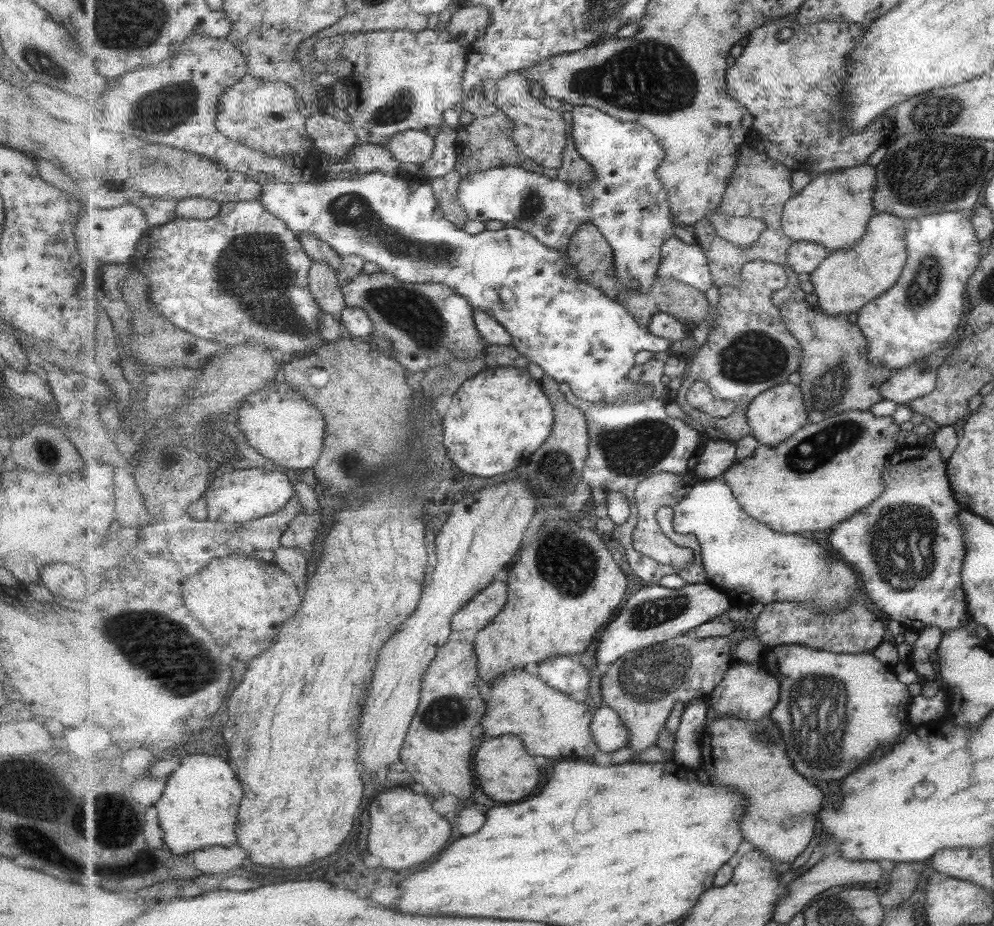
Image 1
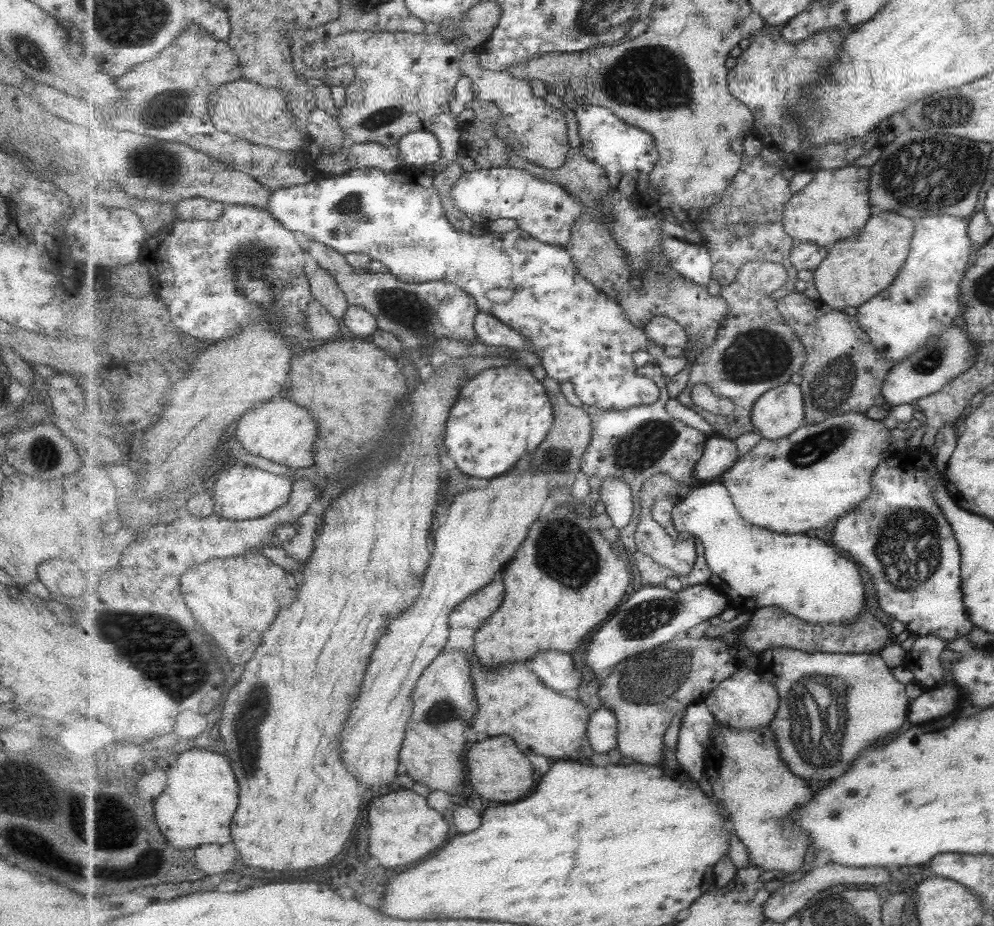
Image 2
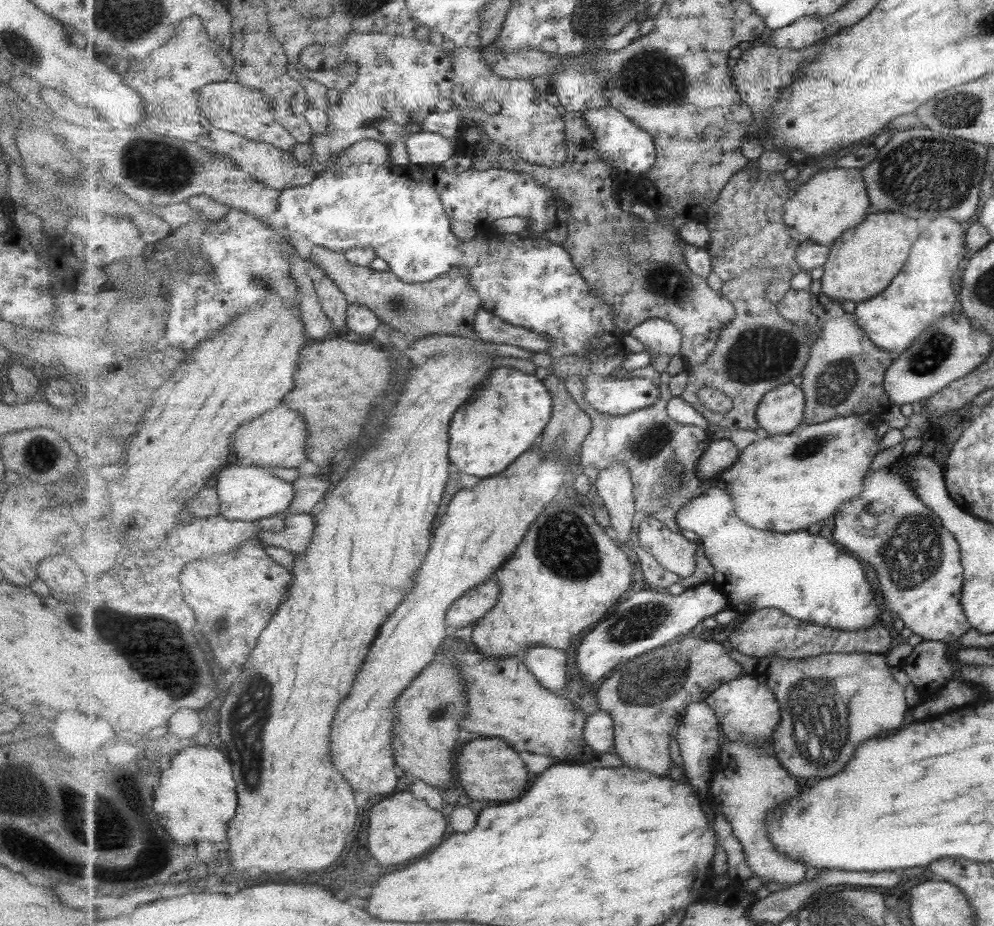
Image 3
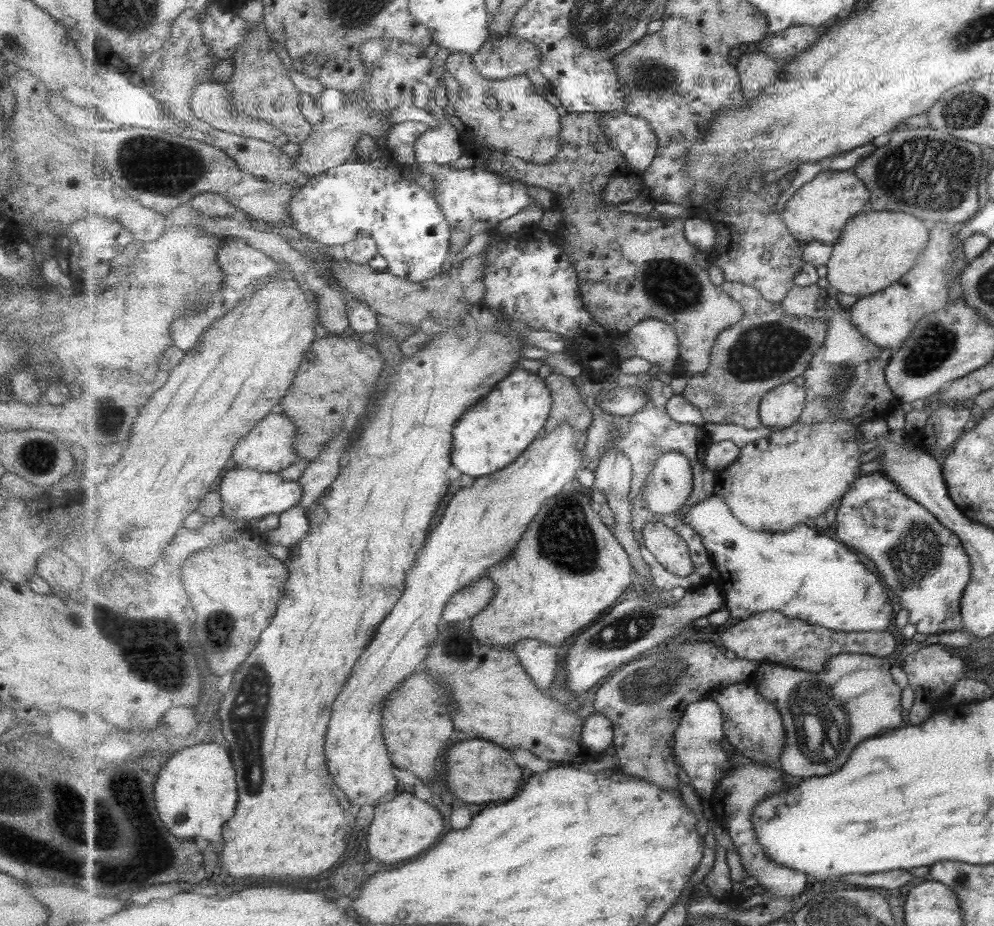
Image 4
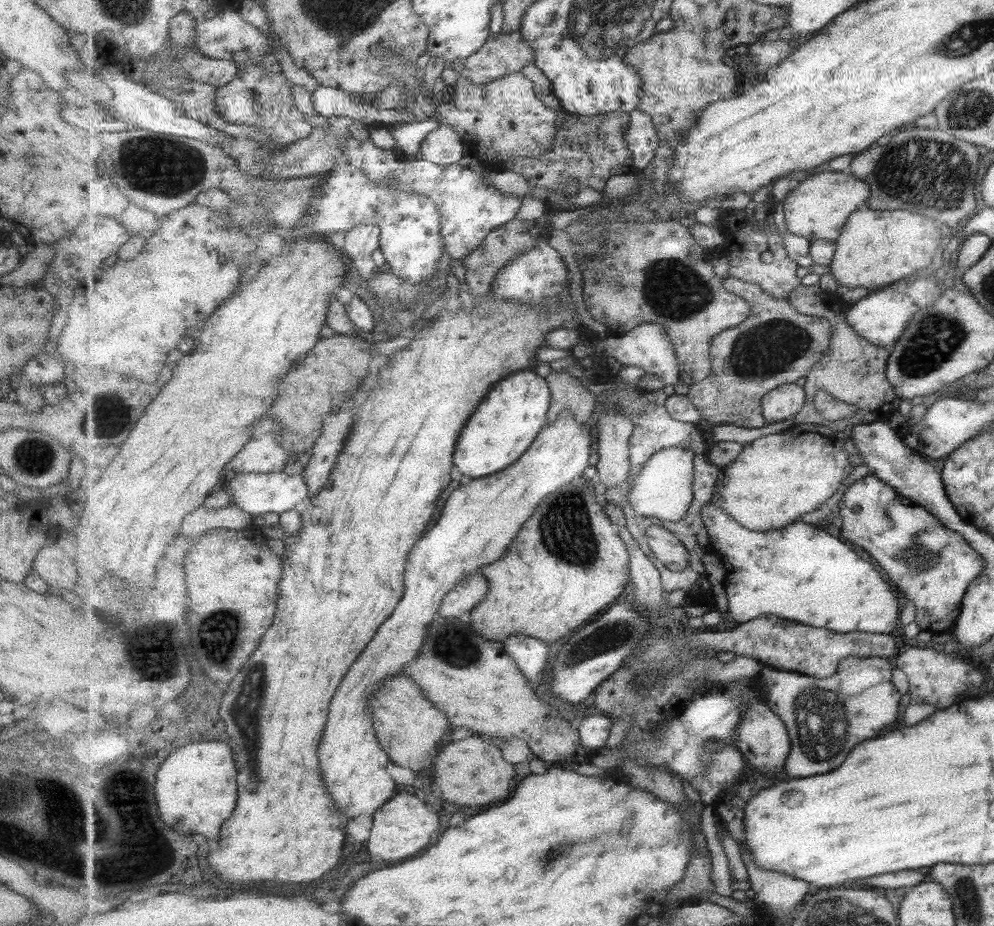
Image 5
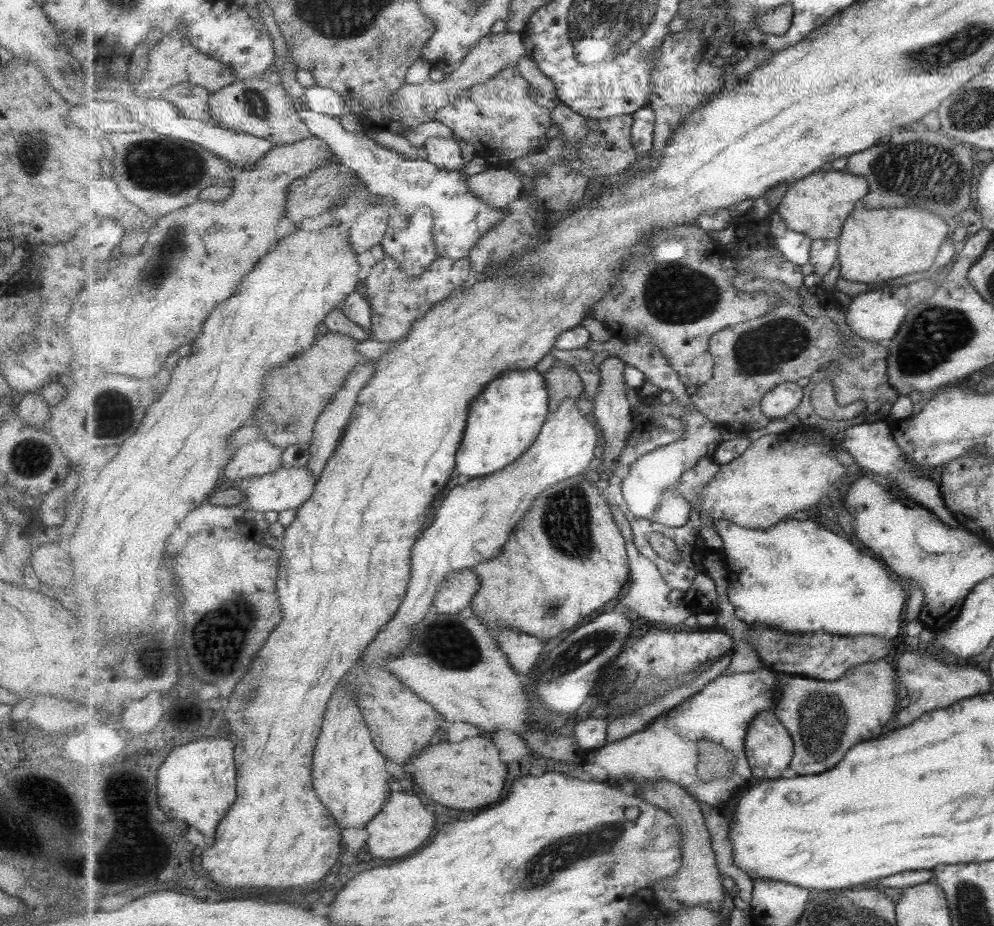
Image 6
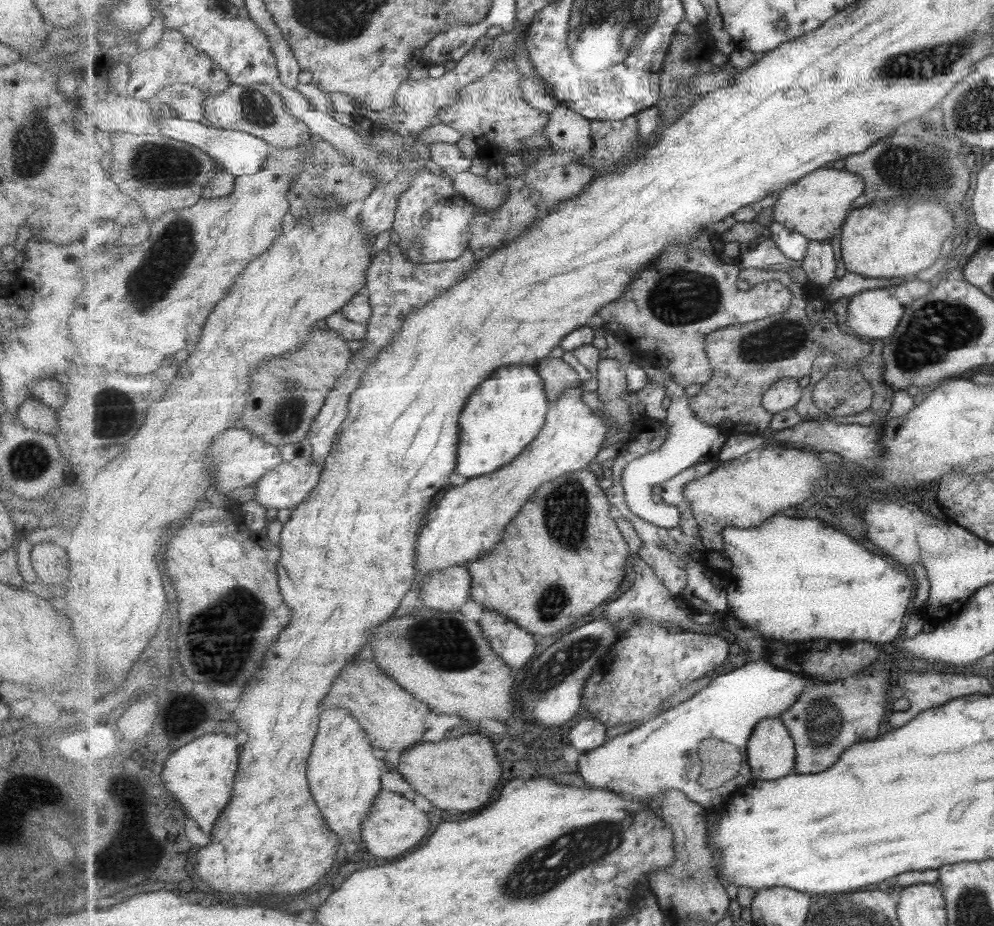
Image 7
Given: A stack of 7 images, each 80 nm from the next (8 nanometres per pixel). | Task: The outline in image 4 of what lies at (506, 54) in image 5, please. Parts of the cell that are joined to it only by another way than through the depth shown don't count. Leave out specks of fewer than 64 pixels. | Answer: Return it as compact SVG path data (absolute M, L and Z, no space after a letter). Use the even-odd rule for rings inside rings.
M510 35L490 36L472 60L473 69L491 80L526 75L529 70L539 70L543 61L542 52L535 44Z

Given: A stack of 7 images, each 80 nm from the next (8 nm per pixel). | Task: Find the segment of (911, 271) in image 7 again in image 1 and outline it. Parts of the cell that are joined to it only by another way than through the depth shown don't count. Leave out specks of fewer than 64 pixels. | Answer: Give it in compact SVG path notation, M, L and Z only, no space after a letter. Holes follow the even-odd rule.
M887 212L877 213L859 244L847 250L831 252L820 268L810 275L822 311L829 316L848 315L851 312L858 314L866 304L885 294L896 283L907 263L907 245L903 234L903 220Z

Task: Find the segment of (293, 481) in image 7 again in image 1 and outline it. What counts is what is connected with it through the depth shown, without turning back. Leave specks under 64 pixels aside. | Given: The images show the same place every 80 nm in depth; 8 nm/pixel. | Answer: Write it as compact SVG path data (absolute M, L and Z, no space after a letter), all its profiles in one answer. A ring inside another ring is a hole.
M263 468L231 471L217 477L205 492L208 520L222 524L245 524L285 508L295 496L293 482L285 474Z

